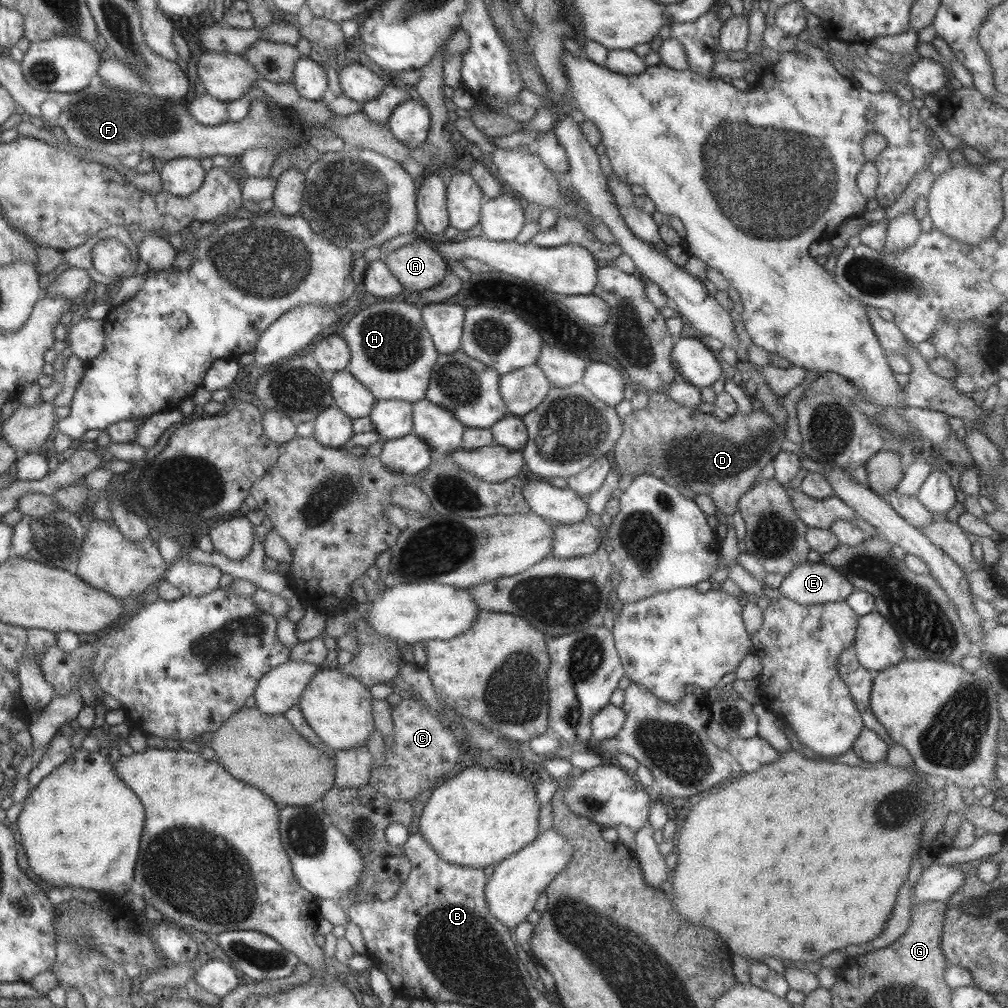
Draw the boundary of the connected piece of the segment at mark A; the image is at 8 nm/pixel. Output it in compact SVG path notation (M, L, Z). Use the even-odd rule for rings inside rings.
M411 242L383 257L389 272L411 292L431 288L445 278L445 263L429 244Z

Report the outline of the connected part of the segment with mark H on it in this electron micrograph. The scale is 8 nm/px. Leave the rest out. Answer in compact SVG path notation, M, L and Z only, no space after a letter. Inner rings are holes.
M377 302L359 310L341 330L350 350L349 371L375 399L410 403L424 399L430 370L439 353L425 330L421 309L405 302Z

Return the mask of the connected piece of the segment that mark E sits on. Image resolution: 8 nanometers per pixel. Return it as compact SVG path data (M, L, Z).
M822 560L798 564L789 574L784 575L778 586L782 596L801 606L845 601L853 589L838 570Z

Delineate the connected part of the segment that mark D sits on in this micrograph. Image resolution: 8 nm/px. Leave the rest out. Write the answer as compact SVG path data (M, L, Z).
M659 390L648 393L648 403L645 407L632 410L631 413L624 416L622 419L623 430L621 436L617 439L614 446L613 460L615 464L613 467L620 472L621 475L627 476L630 474L636 476L638 472L646 472L651 476L656 476L657 478L664 480L665 484L672 486L673 488L688 488L694 494L706 494L712 498L715 509L719 510L721 514L725 516L730 516L738 508L739 497L752 485L751 482L757 477L760 470L768 463L773 461L773 457L781 451L781 442L785 439L785 429L780 429L776 421L769 415L766 411L761 411L760 409L751 409L748 413L741 414L736 412L733 416L729 415L726 420L718 420L716 417L710 413L703 413L700 411L693 411L692 407L681 406L678 402L671 400L666 394L660 392Z

